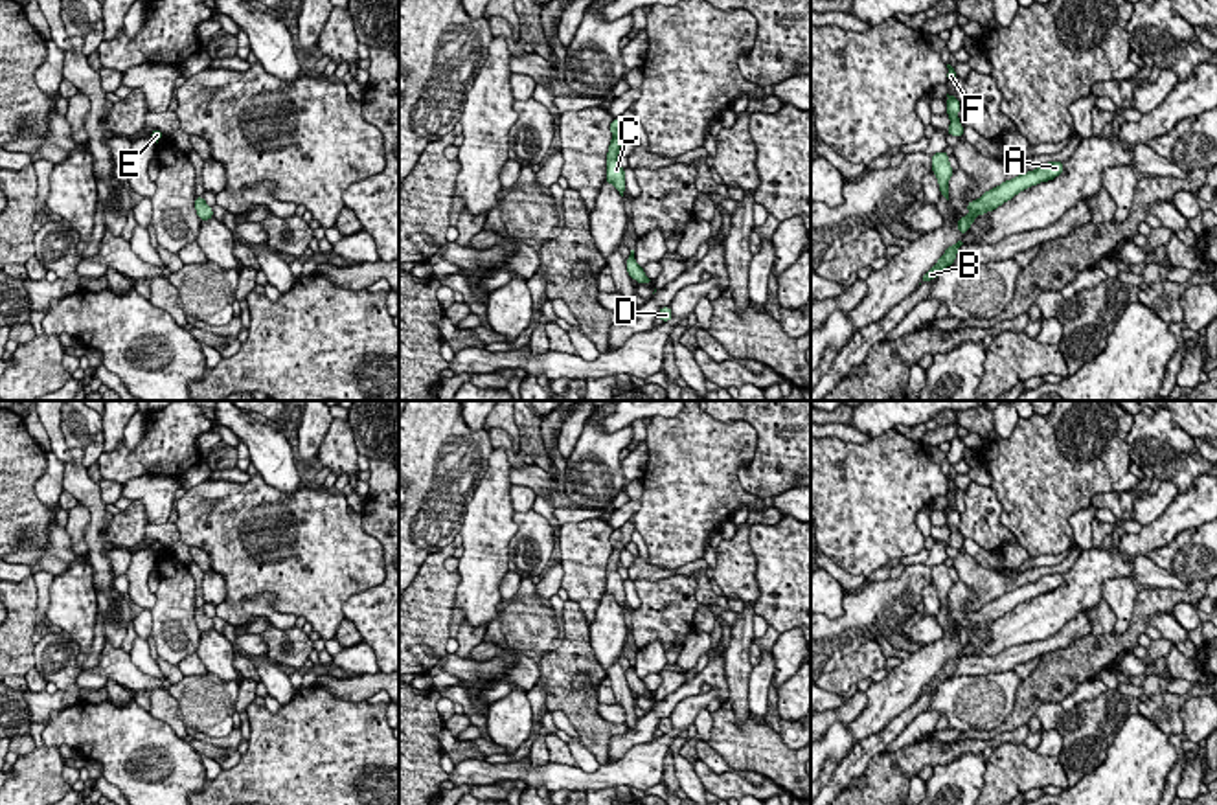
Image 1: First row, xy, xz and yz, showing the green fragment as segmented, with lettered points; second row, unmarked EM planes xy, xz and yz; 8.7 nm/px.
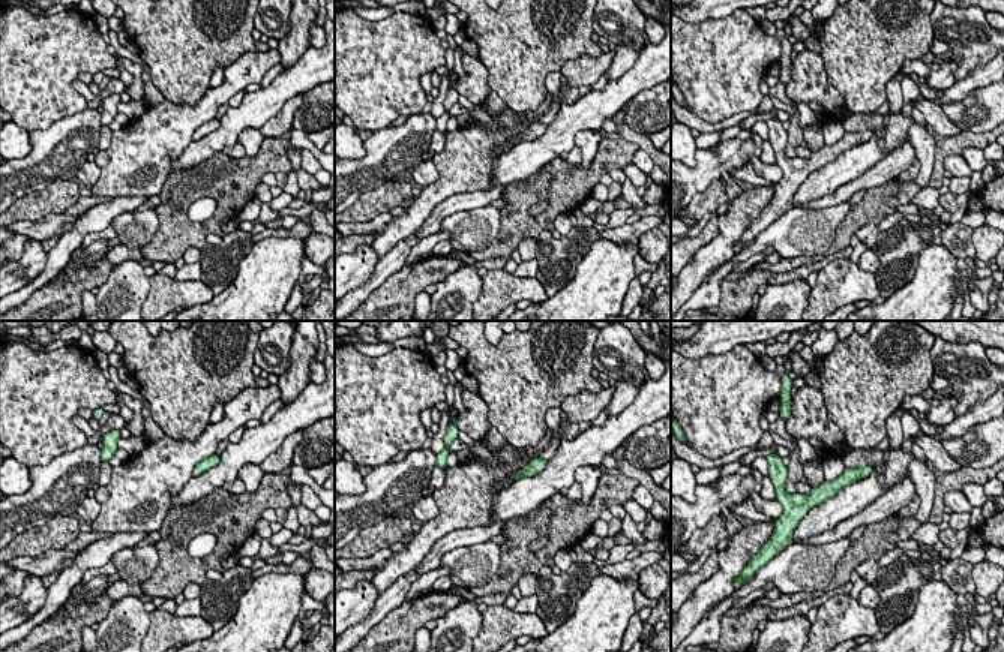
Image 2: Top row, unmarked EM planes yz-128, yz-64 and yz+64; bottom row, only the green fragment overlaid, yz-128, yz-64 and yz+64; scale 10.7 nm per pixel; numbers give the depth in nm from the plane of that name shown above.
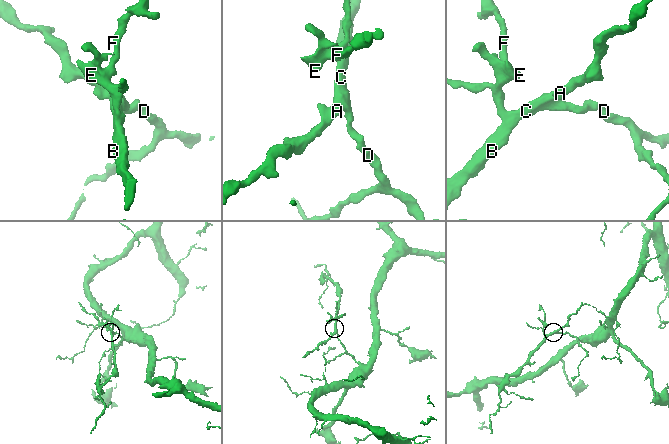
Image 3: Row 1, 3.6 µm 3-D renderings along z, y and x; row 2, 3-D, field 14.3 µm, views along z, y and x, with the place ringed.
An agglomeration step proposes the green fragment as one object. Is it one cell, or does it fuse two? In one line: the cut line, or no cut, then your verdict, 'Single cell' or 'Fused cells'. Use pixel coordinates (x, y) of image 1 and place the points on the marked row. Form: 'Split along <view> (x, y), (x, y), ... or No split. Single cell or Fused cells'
No split. Single cell

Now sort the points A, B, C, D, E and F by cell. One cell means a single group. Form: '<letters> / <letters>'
A B C D E F

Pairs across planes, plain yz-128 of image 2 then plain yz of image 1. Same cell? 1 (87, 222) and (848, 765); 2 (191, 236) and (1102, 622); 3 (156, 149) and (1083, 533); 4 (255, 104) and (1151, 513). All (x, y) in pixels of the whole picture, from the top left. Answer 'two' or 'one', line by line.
1: one
2: two
3: two
4: two

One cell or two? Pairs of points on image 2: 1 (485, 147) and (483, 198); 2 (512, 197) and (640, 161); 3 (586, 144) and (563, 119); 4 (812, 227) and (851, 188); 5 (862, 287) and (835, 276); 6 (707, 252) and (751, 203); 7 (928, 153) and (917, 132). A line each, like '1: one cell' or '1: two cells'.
1: two cells
2: two cells
3: two cells
4: two cells
5: one cell
6: one cell
7: one cell

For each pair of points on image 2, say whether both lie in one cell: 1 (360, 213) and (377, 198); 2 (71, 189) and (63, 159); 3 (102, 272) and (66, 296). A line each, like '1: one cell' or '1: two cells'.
1: one cell
2: two cells
3: one cell

